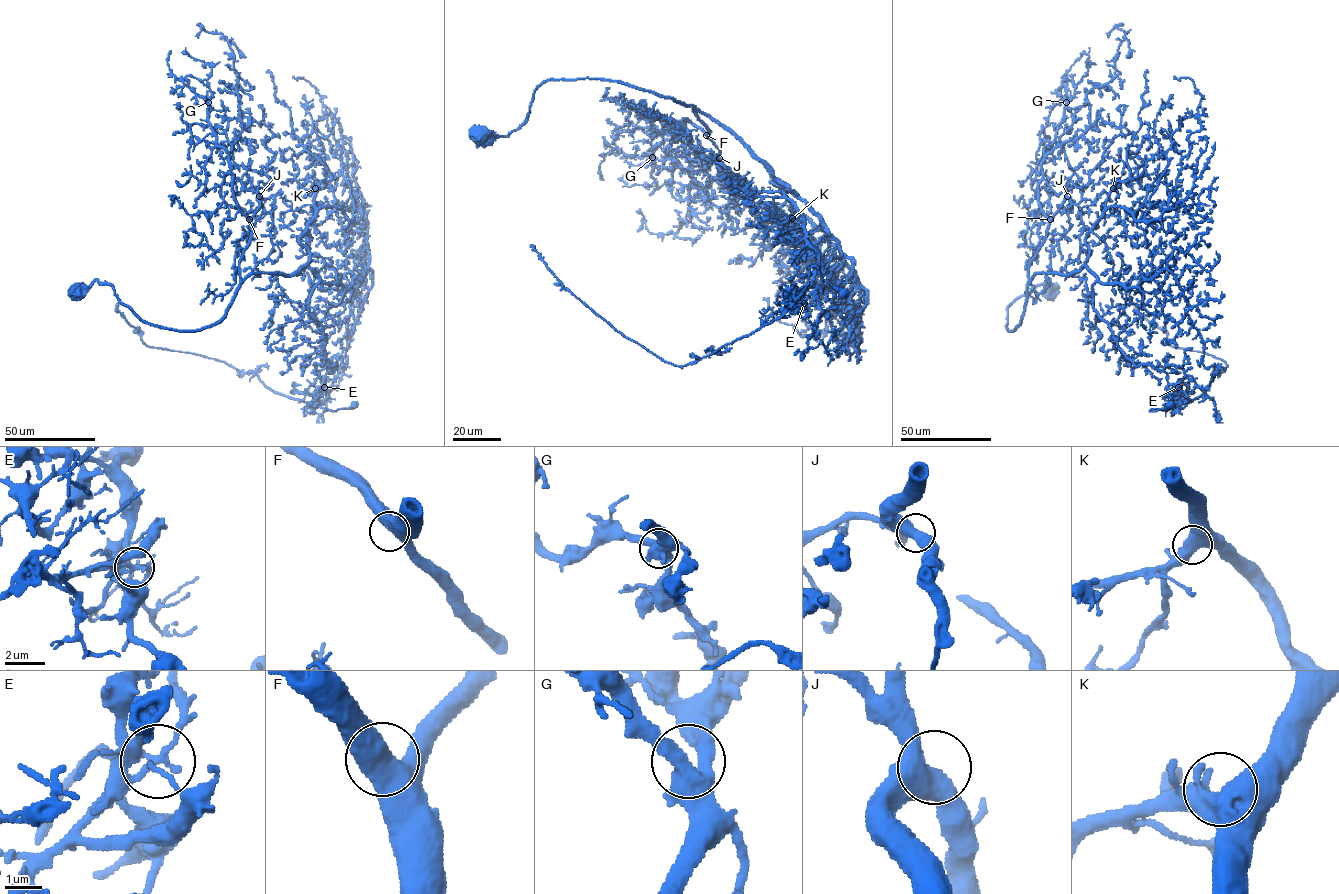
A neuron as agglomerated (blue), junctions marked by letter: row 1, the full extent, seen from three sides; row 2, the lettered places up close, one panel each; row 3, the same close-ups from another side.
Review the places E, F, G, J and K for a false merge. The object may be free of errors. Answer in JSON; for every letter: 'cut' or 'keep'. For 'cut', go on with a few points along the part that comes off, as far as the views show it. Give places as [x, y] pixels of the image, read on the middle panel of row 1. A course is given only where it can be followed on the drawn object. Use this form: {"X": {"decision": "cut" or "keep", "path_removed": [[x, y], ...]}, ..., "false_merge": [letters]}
{"E": {"decision": "cut", "path_removed": [[804, 302], [792, 304], [777, 317], [713, 353], [676, 366], [617, 331], [564, 288], [532, 249], [535, 246]]}, "F": {"decision": "keep"}, "G": {"decision": "keep"}, "J": {"decision": "keep"}, "K": {"decision": "keep"}, "false_merge": ["E"]}

